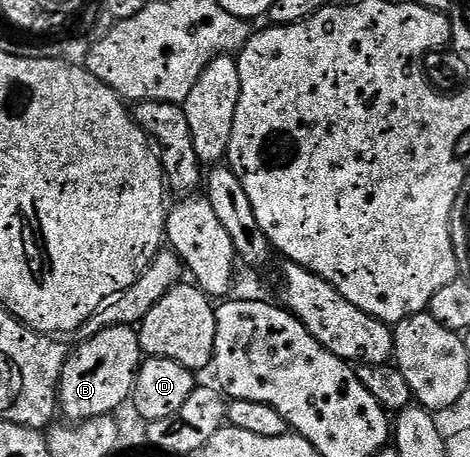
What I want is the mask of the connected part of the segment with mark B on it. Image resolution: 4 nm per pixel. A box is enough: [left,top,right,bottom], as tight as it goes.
[59,326,143,423]

